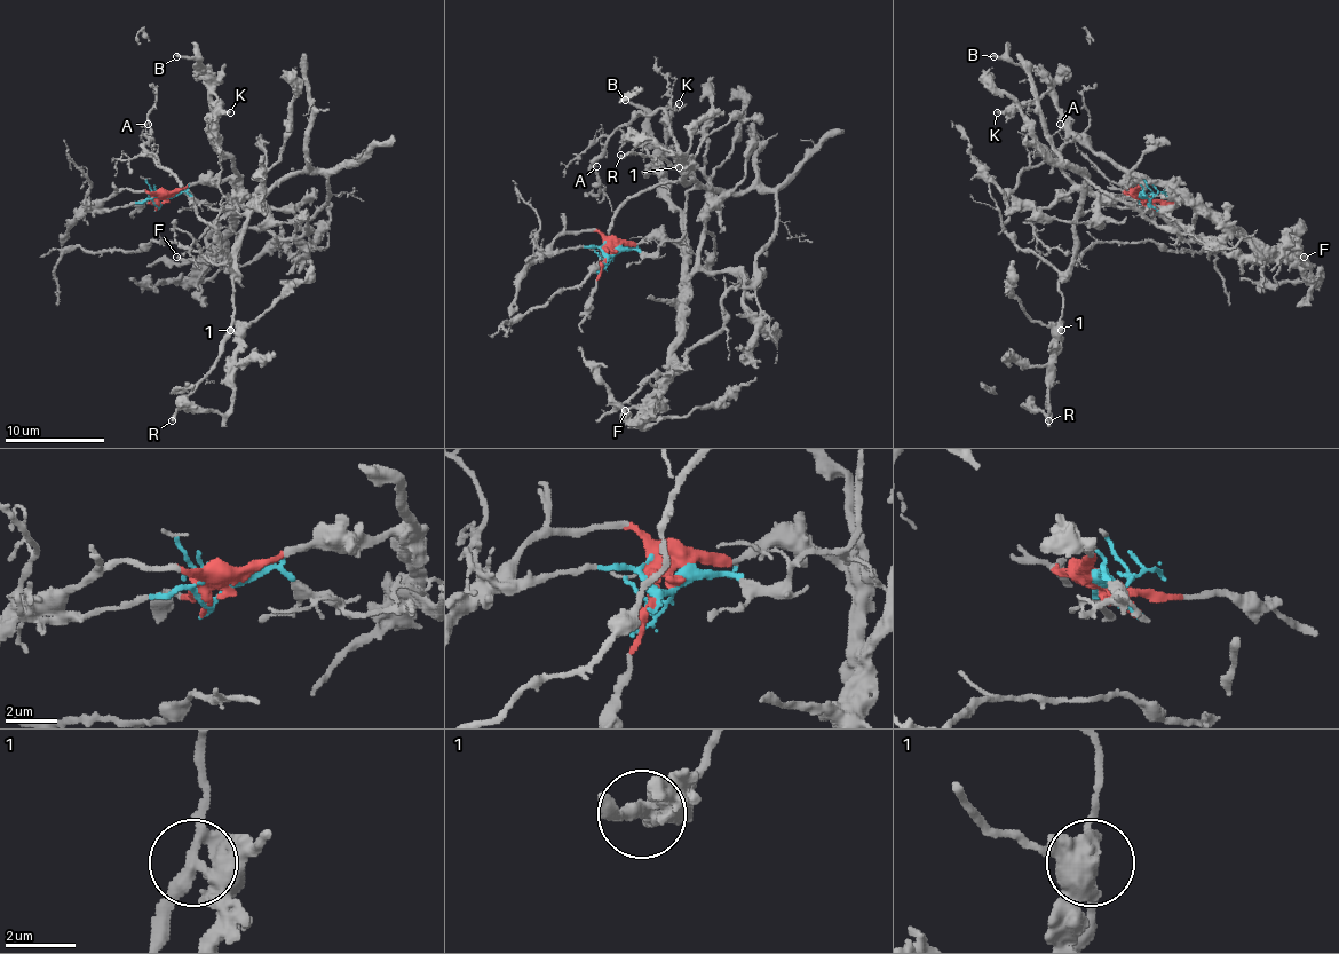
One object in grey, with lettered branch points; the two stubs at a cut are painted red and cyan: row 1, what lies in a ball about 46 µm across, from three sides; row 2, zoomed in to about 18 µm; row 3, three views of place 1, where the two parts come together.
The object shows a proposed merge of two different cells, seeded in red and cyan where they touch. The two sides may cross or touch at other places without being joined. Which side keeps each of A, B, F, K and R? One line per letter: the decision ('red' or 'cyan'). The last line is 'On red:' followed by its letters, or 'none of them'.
A: cyan
B: red
F: red
K: red
R: cyan
On red: B, F, K

